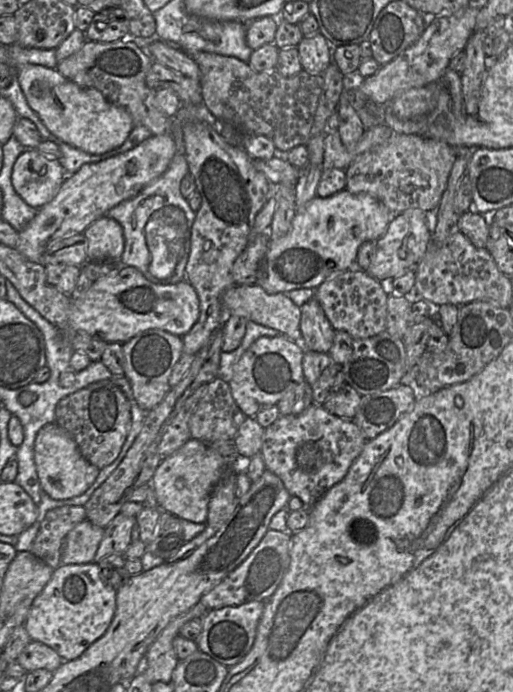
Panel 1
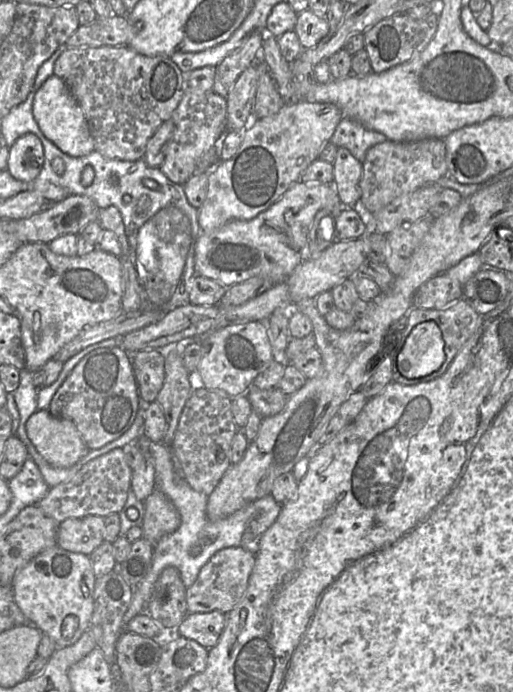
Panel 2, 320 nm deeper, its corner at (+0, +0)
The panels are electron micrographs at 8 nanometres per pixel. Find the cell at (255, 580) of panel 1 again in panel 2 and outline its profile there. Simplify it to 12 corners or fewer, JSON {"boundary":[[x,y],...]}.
{"boundary":[[219,550],[186,589],[189,613],[229,613],[256,555]]}

